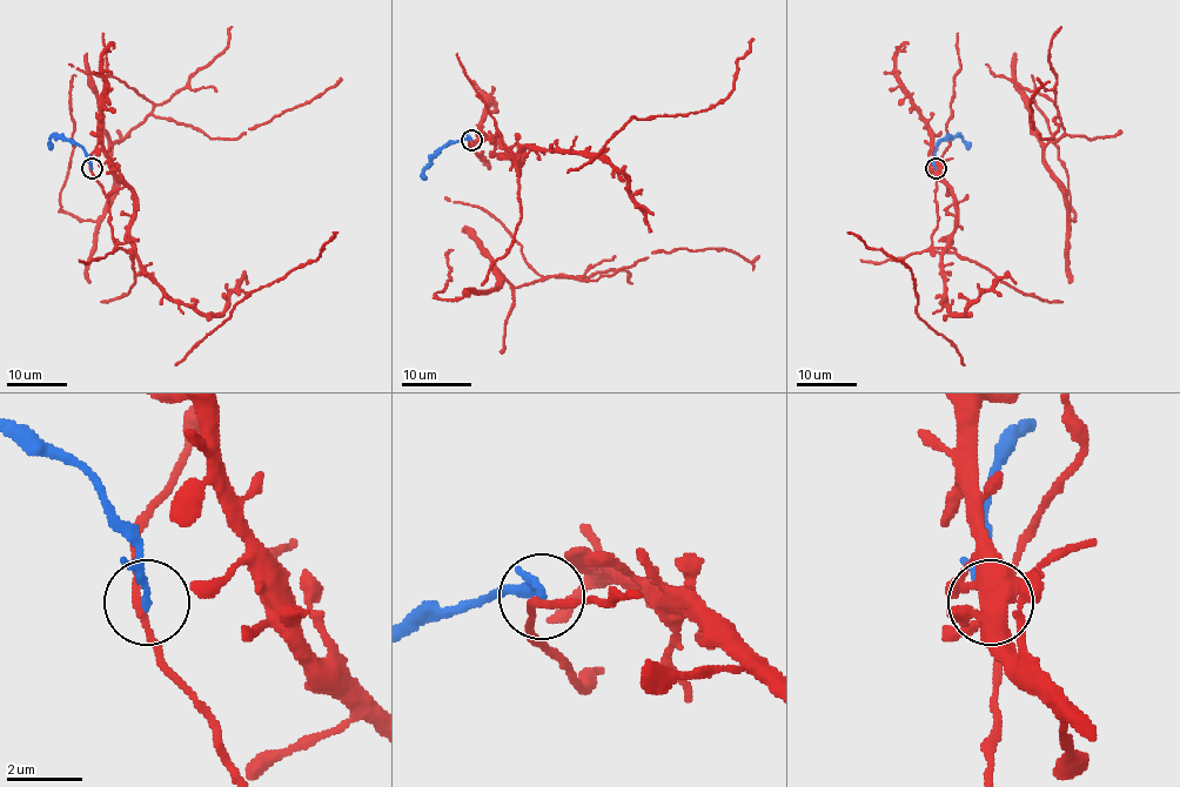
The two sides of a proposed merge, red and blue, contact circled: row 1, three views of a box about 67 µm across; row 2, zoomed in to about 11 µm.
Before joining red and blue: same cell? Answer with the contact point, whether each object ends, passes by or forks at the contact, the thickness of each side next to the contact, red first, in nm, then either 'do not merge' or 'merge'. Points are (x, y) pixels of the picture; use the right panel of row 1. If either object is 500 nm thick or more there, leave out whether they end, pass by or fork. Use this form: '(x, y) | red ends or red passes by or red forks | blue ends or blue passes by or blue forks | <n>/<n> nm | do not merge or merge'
(936, 168) | red passes by | blue ends | 190/180 nm | do not merge

